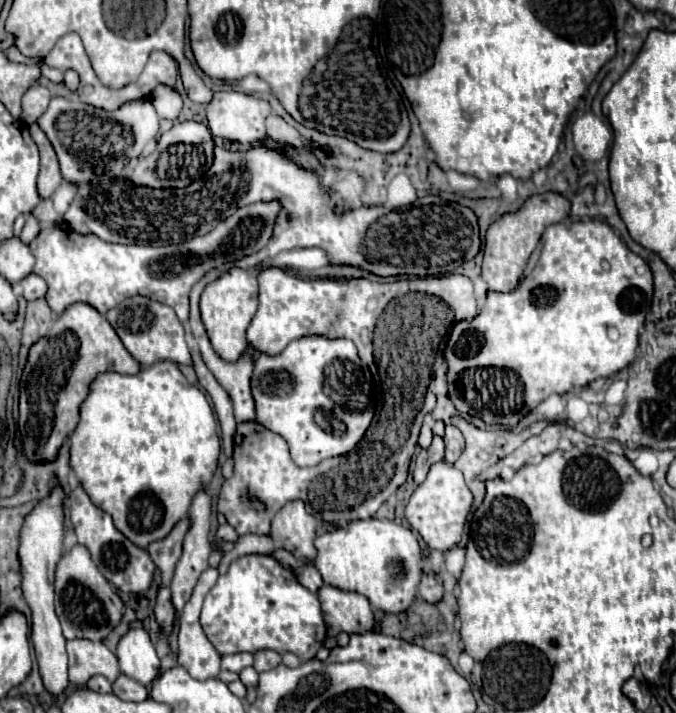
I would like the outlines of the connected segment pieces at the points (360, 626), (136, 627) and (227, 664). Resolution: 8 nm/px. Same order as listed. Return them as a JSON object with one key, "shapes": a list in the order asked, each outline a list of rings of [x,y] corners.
{"shapes":[[[[324,585],[318,599],[322,601],[328,635],[336,637],[340,631],[368,633],[374,629],[374,613],[364,595]]],[[[134,623],[132,629],[120,639],[116,655],[122,673],[142,685],[150,685],[160,675],[160,659],[142,623]]],[[[234,653],[234,655],[224,655],[222,657],[222,669],[240,673],[240,669],[252,665],[252,653]]]]}

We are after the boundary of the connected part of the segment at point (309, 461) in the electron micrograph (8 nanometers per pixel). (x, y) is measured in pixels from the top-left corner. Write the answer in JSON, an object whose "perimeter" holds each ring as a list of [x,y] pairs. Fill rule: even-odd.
{"perimeter":[[[302,337],[292,341],[274,357],[262,353],[254,367],[252,393],[256,401],[256,421],[286,439],[298,467],[314,467],[328,457],[346,455],[358,445],[374,419],[376,401],[372,391],[372,375],[360,361],[356,345],[348,339]]]}

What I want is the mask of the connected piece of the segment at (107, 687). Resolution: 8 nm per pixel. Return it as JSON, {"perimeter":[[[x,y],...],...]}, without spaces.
{"perimeter":[[[102,675],[92,677],[92,679],[88,681],[88,687],[90,687],[92,691],[96,691],[96,693],[112,693],[112,683],[106,681],[106,677],[102,677]]]}

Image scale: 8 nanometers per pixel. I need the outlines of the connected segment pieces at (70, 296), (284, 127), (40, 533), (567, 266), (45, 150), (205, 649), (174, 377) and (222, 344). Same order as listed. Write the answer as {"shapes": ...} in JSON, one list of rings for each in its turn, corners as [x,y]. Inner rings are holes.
{"shapes":[[[[278,199],[244,205],[208,235],[168,247],[108,243],[94,233],[82,235],[60,225],[48,225],[30,243],[30,249],[36,257],[34,273],[46,281],[46,301],[58,315],[62,315],[70,305],[78,301],[88,303],[98,309],[100,315],[106,315],[108,309],[120,305],[124,299],[144,295],[170,305],[176,311],[178,319],[186,323],[188,293],[192,285],[212,267],[218,267],[224,261],[236,261],[240,257],[252,255],[268,245],[280,209],[282,205]]],[[[270,115],[266,119],[266,129],[268,129],[268,135],[278,143],[278,145],[294,145],[294,147],[300,147],[302,141],[300,141],[300,133],[288,125],[282,117],[278,115]]],[[[54,489],[50,497],[42,499],[34,511],[26,517],[20,531],[20,565],[22,565],[22,589],[24,597],[32,609],[32,643],[40,667],[44,687],[52,695],[64,693],[68,687],[68,655],[66,639],[60,629],[60,621],[54,611],[54,573],[62,557],[62,539],[64,539],[64,513],[62,513],[64,493]]],[[[578,221],[578,223],[556,223],[546,227],[538,251],[532,253],[528,267],[524,271],[524,277],[520,281],[520,285],[512,291],[512,293],[496,293],[490,291],[488,299],[482,307],[482,311],[474,317],[474,319],[462,319],[456,321],[446,349],[444,349],[444,359],[448,363],[448,373],[446,373],[446,383],[448,383],[448,397],[452,399],[454,407],[462,413],[462,415],[470,415],[470,417],[478,417],[484,423],[500,423],[500,425],[508,425],[514,427],[518,425],[518,421],[522,417],[526,417],[532,409],[538,407],[540,401],[544,401],[548,395],[552,393],[568,393],[572,387],[584,387],[588,383],[592,383],[598,377],[612,377],[616,375],[620,369],[624,369],[626,365],[632,363],[632,359],[636,357],[636,347],[638,347],[638,331],[644,325],[644,319],[650,311],[650,297],[652,297],[652,273],[648,263],[638,257],[636,253],[632,253],[622,241],[620,237],[616,237],[616,233],[612,231],[612,227],[608,223],[602,221]]],[[[32,123],[28,125],[30,135],[34,137],[38,149],[40,149],[40,173],[38,173],[38,195],[40,199],[48,199],[60,185],[62,185],[62,175],[60,175],[60,167],[58,167],[58,159],[54,153],[54,147],[50,145],[48,137],[44,135],[44,131]]],[[[208,567],[208,569],[200,575],[200,579],[198,579],[198,583],[196,583],[196,587],[194,587],[192,597],[190,597],[190,601],[184,605],[182,615],[180,615],[180,619],[178,619],[178,629],[180,629],[180,633],[178,633],[178,645],[180,645],[180,649],[178,649],[178,663],[180,663],[194,679],[198,679],[198,681],[214,679],[214,677],[218,677],[218,673],[220,673],[220,655],[216,653],[214,645],[204,637],[204,629],[202,629],[202,625],[198,623],[198,615],[200,615],[200,609],[202,609],[202,601],[204,601],[206,593],[212,589],[212,585],[216,583],[216,579],[218,579],[218,569],[216,569],[216,567]]],[[[170,361],[156,363],[136,375],[100,373],[80,405],[80,421],[70,441],[70,467],[78,481],[86,485],[94,505],[112,515],[116,529],[142,549],[164,539],[188,515],[196,493],[210,485],[220,455],[216,417],[210,403]]],[[[232,267],[226,271],[222,277],[216,281],[208,283],[202,297],[200,297],[200,313],[202,313],[202,323],[206,327],[206,333],[212,341],[214,351],[224,359],[224,361],[236,361],[240,353],[248,347],[246,341],[246,327],[250,325],[254,313],[258,307],[258,281],[254,273]]]]}

